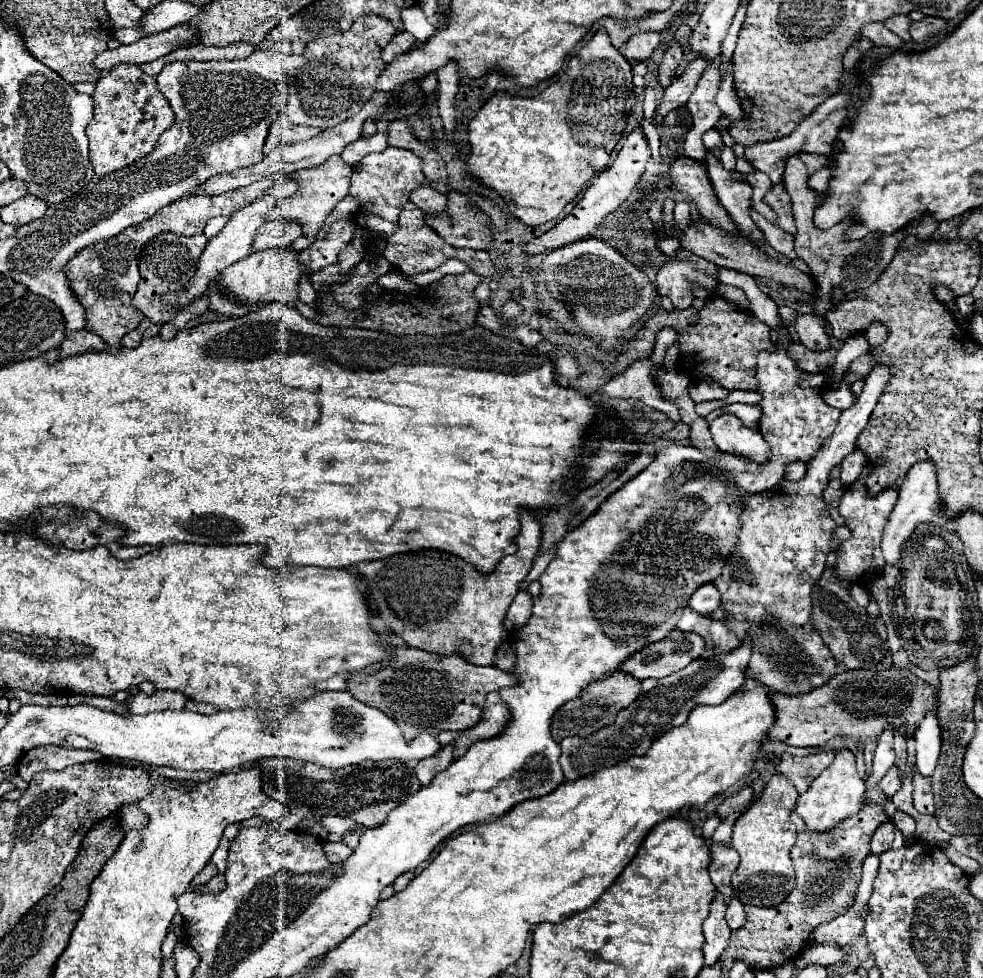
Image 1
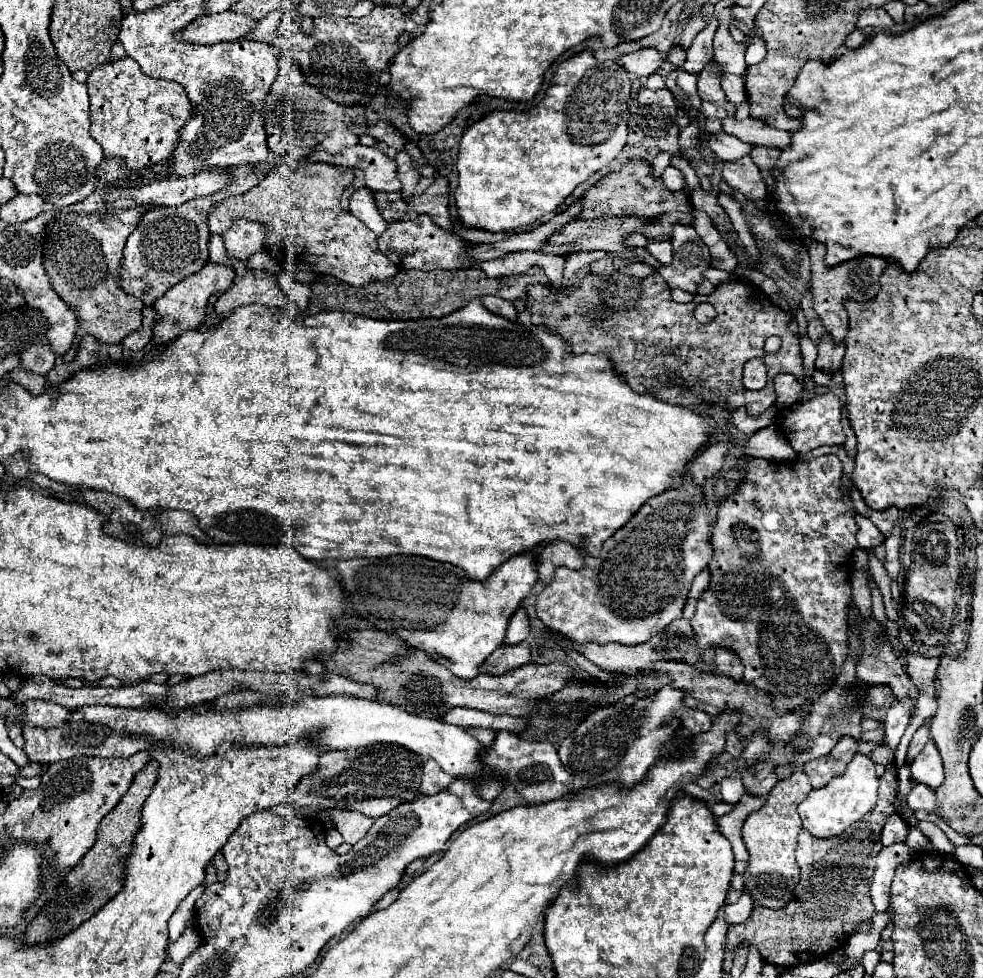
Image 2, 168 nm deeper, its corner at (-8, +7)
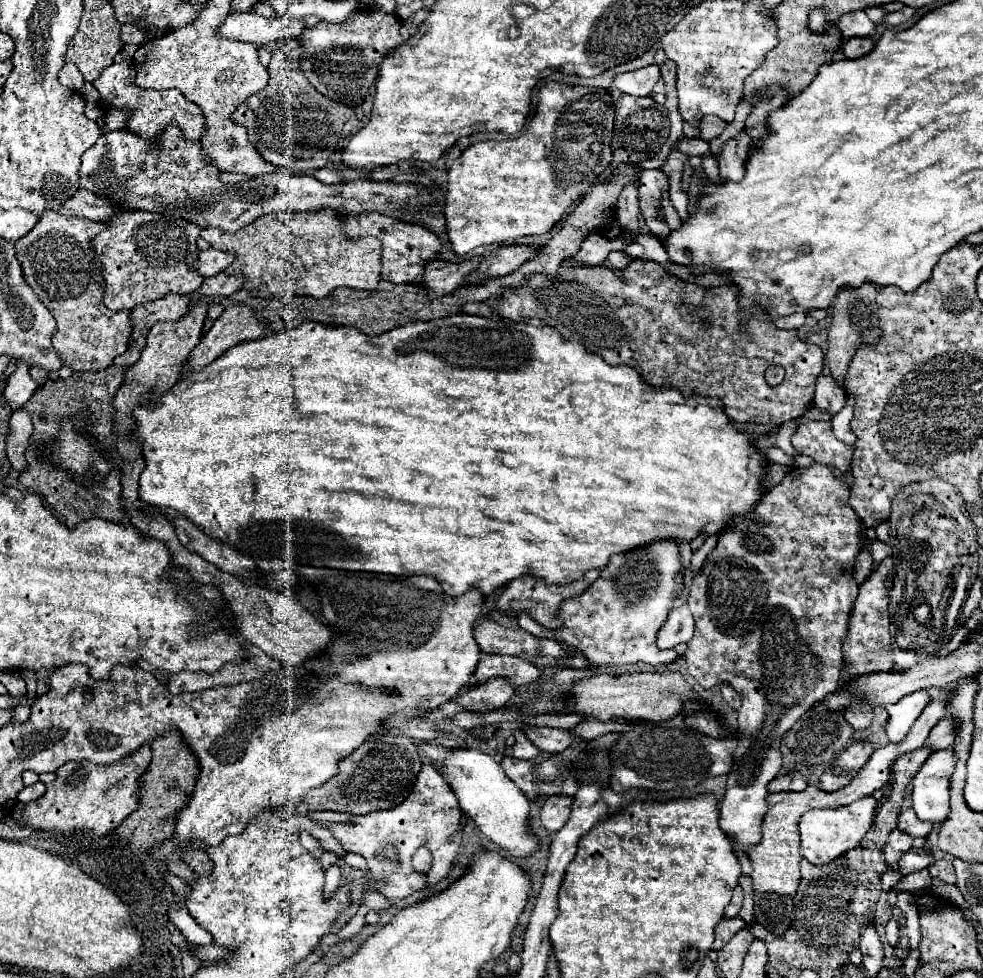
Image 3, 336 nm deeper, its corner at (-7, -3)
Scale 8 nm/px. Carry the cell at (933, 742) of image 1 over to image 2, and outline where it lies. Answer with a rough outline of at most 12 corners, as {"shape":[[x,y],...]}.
{"shape":[[933,741],[915,757],[911,775],[937,791],[945,781]]}

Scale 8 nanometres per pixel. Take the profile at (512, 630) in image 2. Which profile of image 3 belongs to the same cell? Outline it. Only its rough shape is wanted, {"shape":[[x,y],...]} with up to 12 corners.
{"shape":[[484,653],[468,685],[506,677],[514,687],[542,671],[526,659]]}

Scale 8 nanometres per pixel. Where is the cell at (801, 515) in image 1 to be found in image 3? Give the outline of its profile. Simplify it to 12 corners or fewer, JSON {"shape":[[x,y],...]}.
{"shape":[[790,469],[694,577],[688,673],[740,695],[720,827],[838,687],[860,521]]}

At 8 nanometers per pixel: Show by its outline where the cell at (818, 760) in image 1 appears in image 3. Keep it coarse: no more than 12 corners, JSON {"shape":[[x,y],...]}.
{"shape":[[866,741],[846,747],[820,775],[822,791],[838,791],[872,755]]}

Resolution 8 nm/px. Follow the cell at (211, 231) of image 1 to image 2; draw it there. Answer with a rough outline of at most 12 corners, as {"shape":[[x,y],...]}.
{"shape":[[233,221],[223,233],[229,259],[245,261],[265,249],[265,228]]}

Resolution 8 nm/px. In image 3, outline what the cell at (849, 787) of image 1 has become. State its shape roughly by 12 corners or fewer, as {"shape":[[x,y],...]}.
{"shape":[[866,795],[800,819],[802,857],[826,865],[856,847],[876,815]]}

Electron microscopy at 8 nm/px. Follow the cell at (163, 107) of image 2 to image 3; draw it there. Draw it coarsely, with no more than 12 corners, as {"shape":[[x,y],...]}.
{"shape":[[120,61],[92,83],[104,115],[126,113],[126,131],[162,141],[170,123],[198,141],[200,107],[178,89],[144,91]]}

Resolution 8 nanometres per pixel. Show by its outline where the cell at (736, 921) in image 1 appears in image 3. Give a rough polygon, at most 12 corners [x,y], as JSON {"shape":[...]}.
{"shape":[[724,917],[714,935],[714,951],[724,947],[740,929],[744,921],[740,917]]}

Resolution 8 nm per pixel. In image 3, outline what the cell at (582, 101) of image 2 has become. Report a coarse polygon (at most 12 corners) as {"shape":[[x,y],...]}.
{"shape":[[548,81],[538,123],[448,171],[456,255],[550,231],[610,165],[616,101]]}

